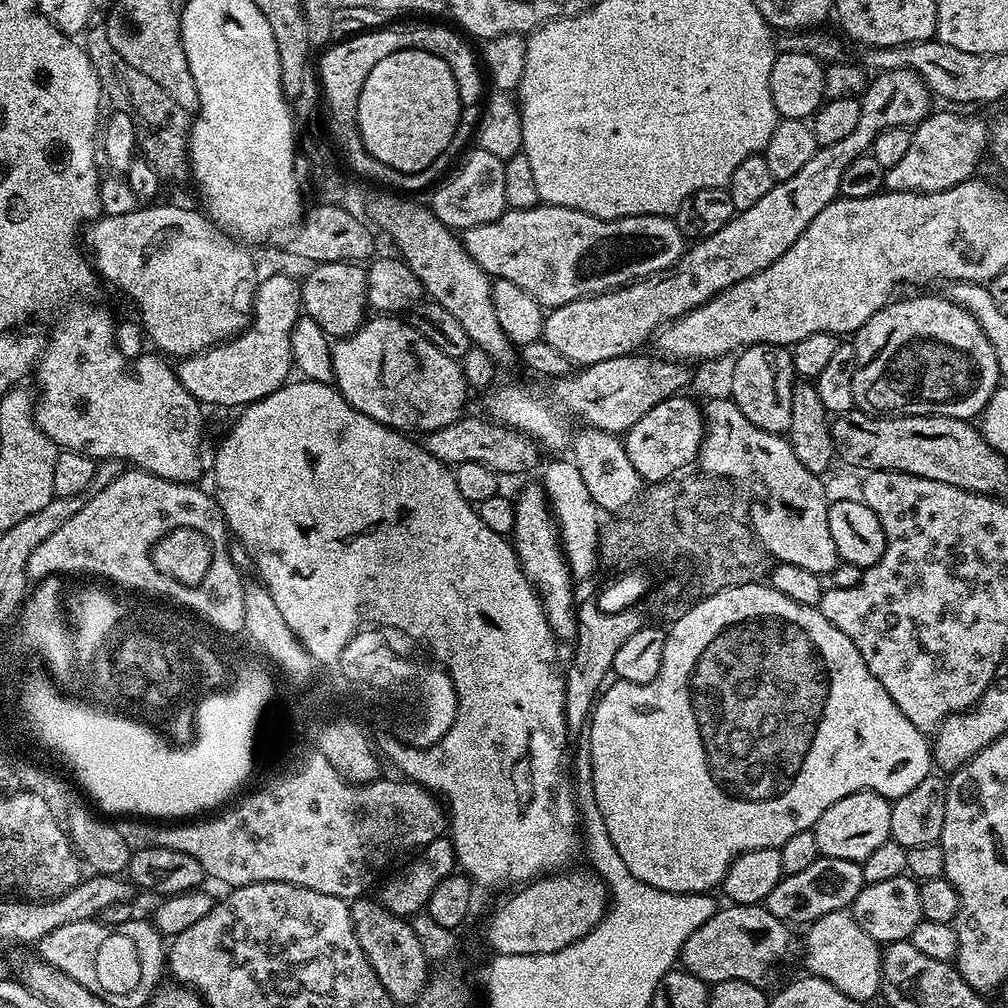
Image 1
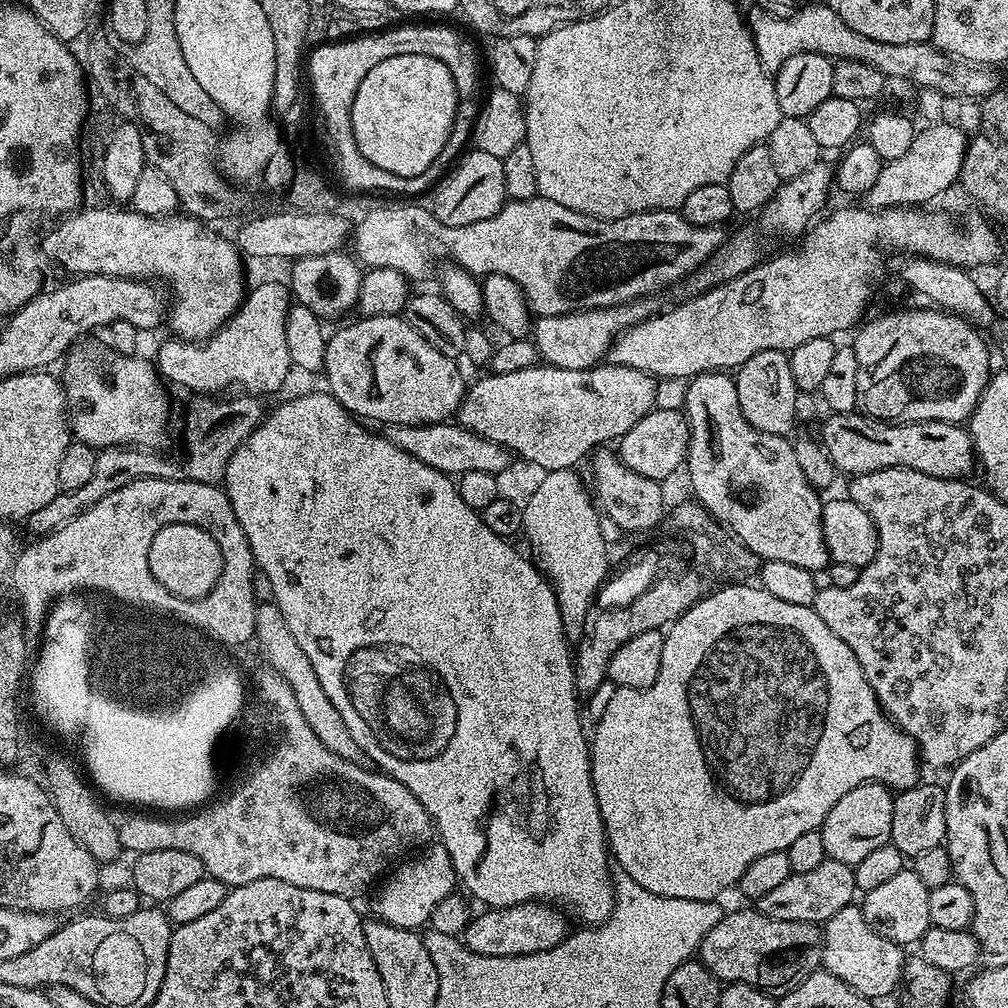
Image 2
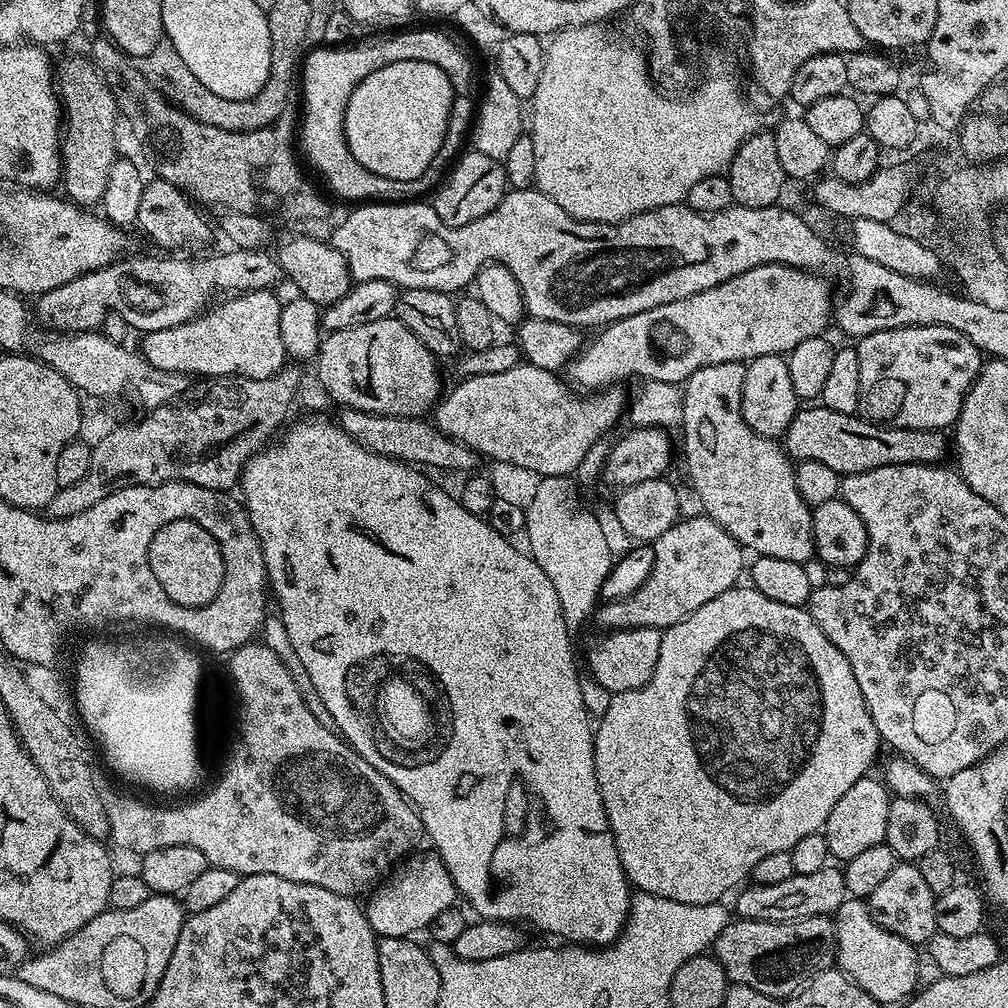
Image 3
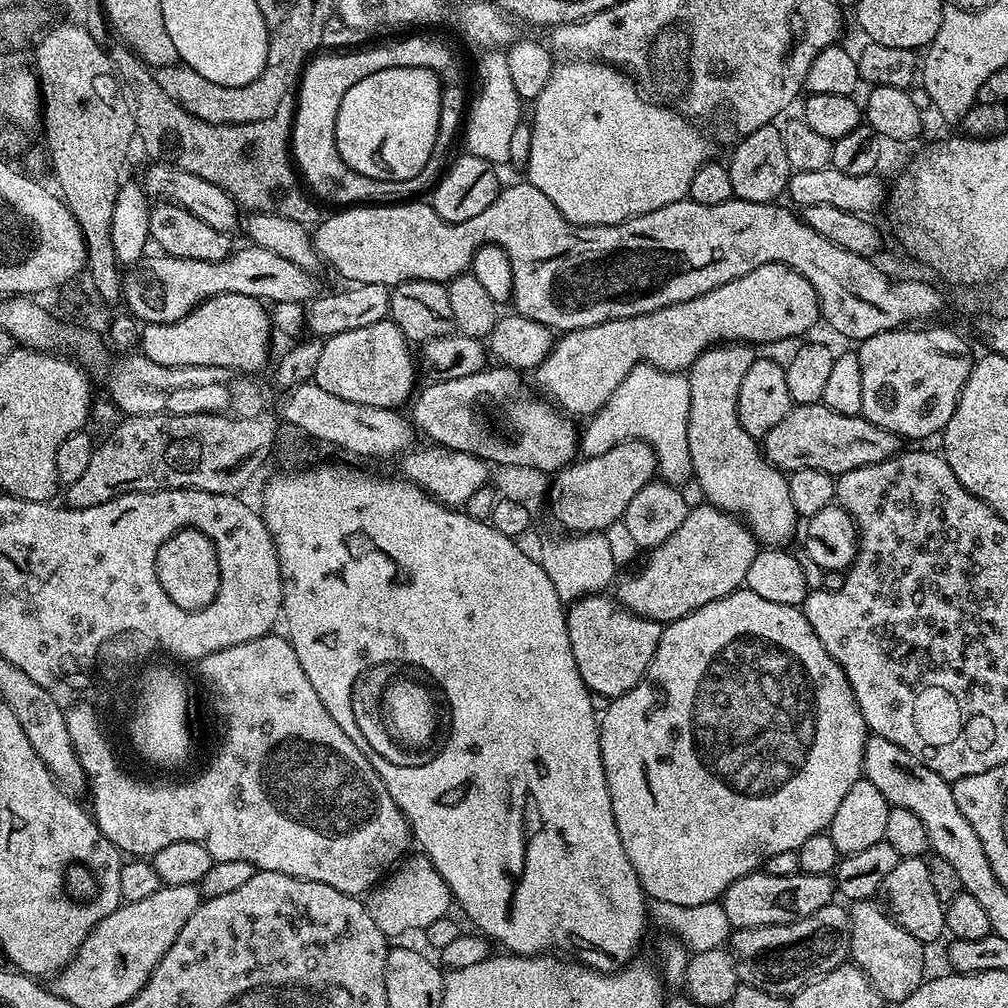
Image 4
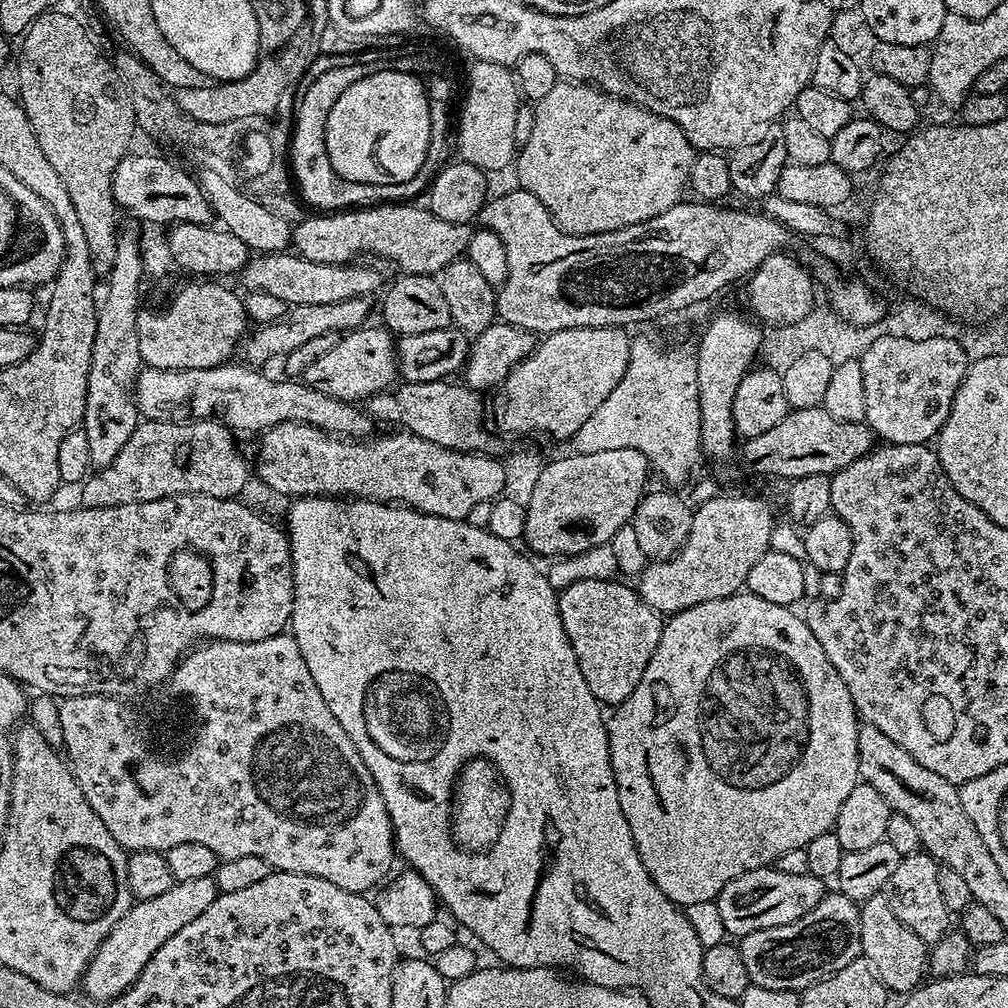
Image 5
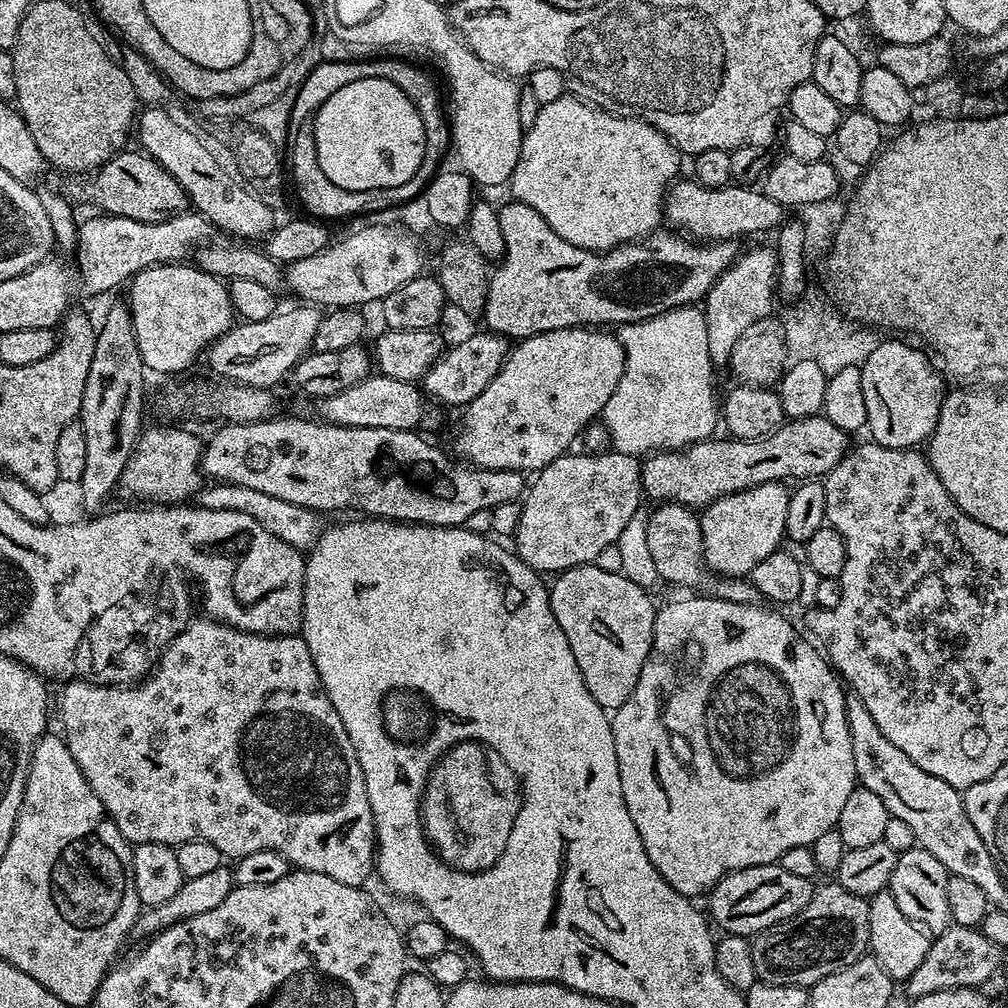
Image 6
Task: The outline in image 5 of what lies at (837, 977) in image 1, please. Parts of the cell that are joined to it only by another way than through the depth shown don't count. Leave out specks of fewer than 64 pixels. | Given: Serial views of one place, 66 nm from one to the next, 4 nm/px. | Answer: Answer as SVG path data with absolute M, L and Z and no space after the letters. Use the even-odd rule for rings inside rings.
M884 892L860 904L860 950L889 993L907 994L925 983L930 968L929 945L924 944L910 926L898 922L898 914L894 914L894 906Z

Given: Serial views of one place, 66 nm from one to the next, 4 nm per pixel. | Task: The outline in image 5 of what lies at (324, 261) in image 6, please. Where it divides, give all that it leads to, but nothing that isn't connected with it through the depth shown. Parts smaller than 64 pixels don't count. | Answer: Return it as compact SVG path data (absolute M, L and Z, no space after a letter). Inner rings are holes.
M287 251L256 254L249 259L242 273L242 279L248 292L274 294L274 298L282 298L282 302L286 305L323 306L325 302L342 302L346 298L355 296L371 297L372 291L376 287L377 289L381 287L379 270L360 263L364 262L351 264L310 262L306 258L289 254Z

